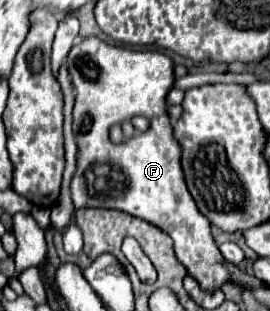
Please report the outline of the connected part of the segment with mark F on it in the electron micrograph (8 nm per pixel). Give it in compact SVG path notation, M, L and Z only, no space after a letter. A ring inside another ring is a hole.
M85 37L67 57L67 71L75 87L73 135L79 147L77 169L71 179L75 209L105 207L119 209L163 229L175 241L175 255L203 289L221 287L229 279L221 265L221 253L211 237L209 221L203 217L187 191L181 171L181 151L173 139L171 121L165 111L165 95L173 85L173 61L157 51L131 51L107 45L97 37ZM135 115L149 119L149 129L125 139L121 145L109 141L109 127Z

